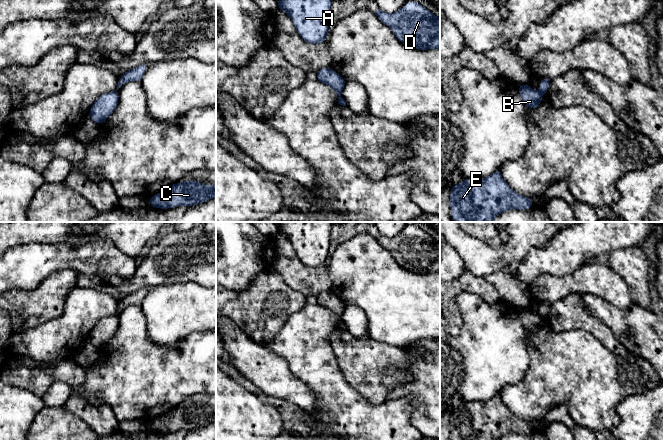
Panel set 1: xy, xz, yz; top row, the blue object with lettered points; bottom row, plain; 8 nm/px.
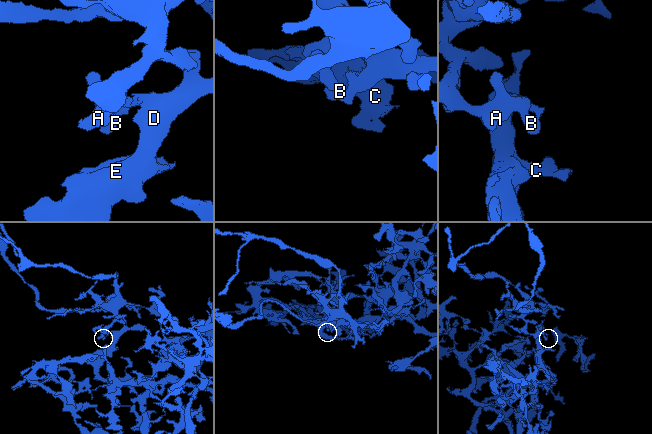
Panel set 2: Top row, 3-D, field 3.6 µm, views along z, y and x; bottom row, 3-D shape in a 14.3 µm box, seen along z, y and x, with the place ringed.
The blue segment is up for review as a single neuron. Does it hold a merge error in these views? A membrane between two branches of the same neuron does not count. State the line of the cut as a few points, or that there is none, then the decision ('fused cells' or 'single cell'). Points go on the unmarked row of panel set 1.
cut in yz along (539, 315), (543, 317); fused cells

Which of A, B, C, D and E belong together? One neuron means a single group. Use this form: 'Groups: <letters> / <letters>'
Groups: A B / C D E

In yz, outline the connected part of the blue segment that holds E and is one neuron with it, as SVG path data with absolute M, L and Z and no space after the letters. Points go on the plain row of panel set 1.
M500 393L486 402L470 402L455 408L450 415L451 440L498 440L511 433L528 434L533 431L530 422L513 415L503 403Z

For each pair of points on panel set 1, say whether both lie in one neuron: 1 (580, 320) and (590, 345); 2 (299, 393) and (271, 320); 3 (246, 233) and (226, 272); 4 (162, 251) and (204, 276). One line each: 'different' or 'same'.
1: different
2: different
3: same
4: same

